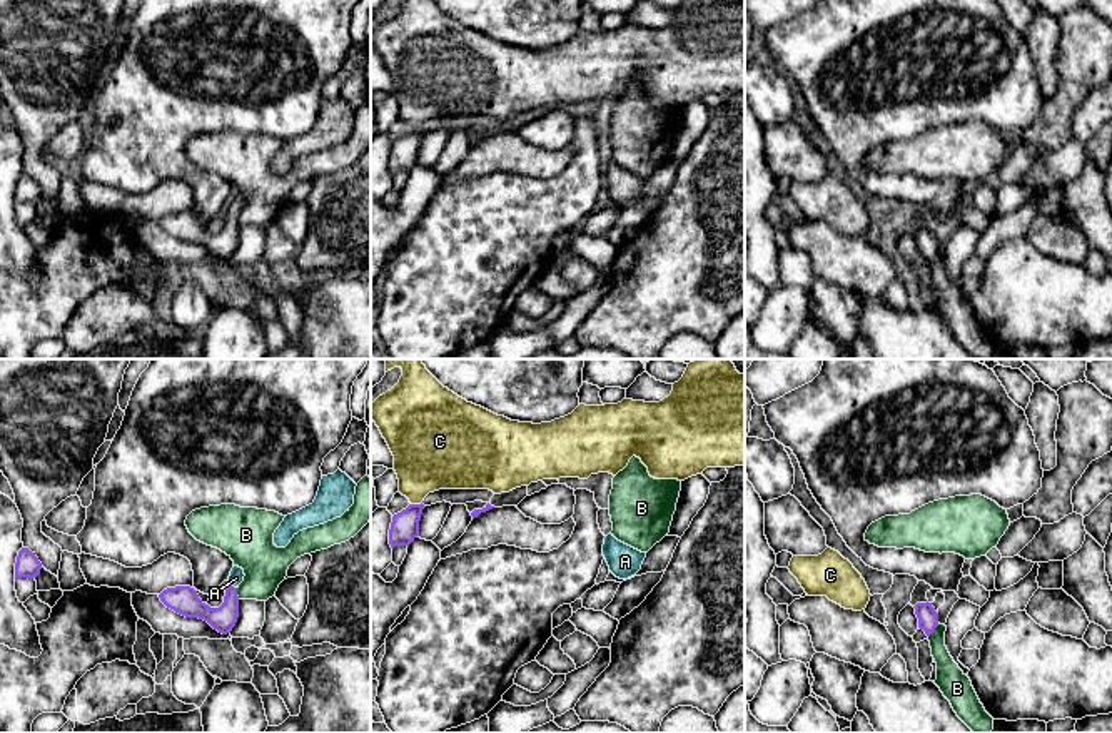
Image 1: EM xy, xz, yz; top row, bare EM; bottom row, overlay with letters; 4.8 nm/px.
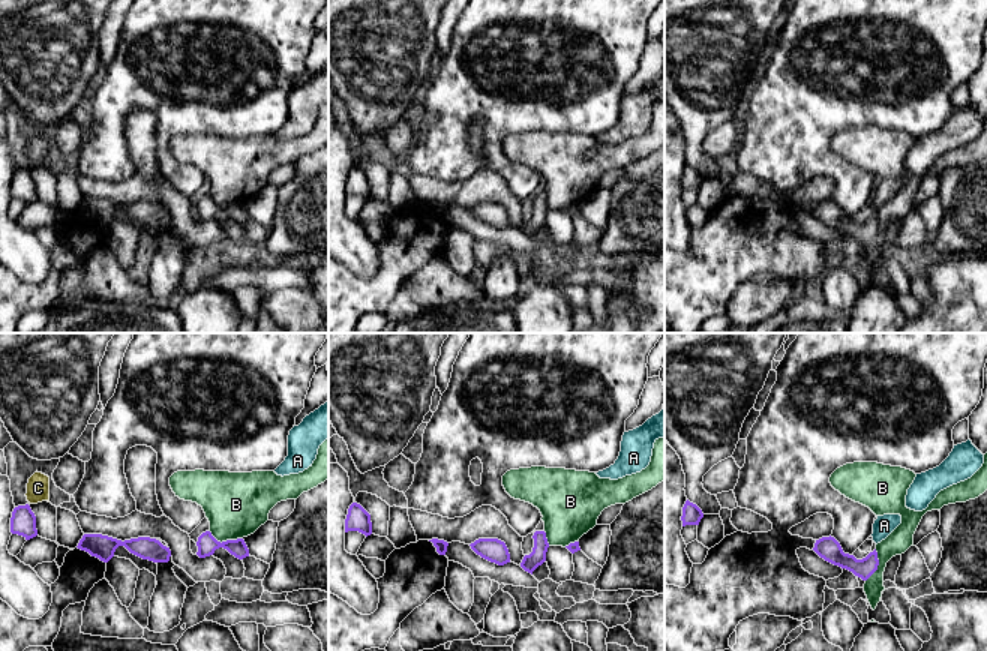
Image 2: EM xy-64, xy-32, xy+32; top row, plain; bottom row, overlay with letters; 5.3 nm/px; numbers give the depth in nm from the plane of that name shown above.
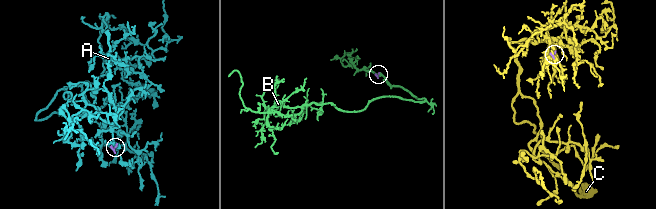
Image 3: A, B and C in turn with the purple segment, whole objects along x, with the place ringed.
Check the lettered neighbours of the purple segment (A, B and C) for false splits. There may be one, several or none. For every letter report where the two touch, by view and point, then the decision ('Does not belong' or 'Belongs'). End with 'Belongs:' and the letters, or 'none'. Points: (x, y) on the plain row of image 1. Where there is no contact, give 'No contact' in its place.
A: Touches purple at xy (231, 211). Belongs
B: Touches purple at yz (934, 256). Does not belong
C: Touches purple at xz (416, 131). Does not belong
Belongs: A

